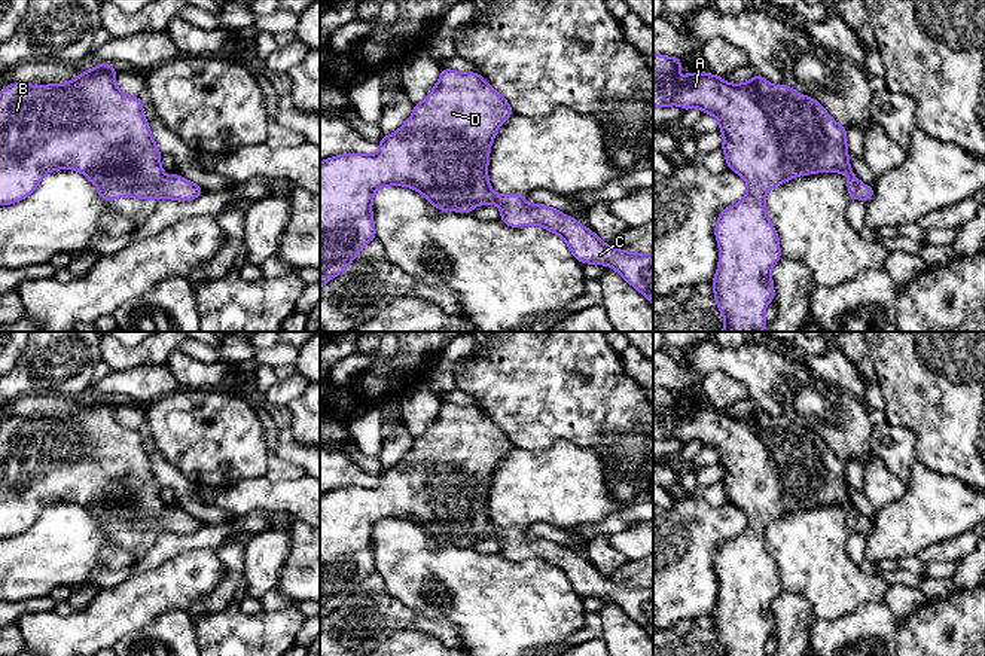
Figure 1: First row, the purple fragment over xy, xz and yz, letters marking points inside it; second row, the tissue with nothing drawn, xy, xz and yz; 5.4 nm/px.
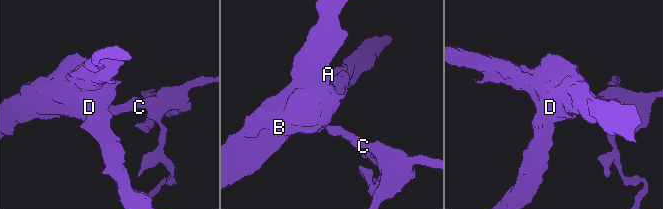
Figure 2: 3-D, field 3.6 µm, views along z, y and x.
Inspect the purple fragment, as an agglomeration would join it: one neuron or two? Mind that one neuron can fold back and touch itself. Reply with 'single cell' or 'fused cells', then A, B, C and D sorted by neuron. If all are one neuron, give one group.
single cell; groups A B C D

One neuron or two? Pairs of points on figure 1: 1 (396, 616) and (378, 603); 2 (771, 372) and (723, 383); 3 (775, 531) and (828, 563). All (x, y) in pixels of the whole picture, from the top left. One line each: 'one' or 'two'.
1: one
2: two
3: one

